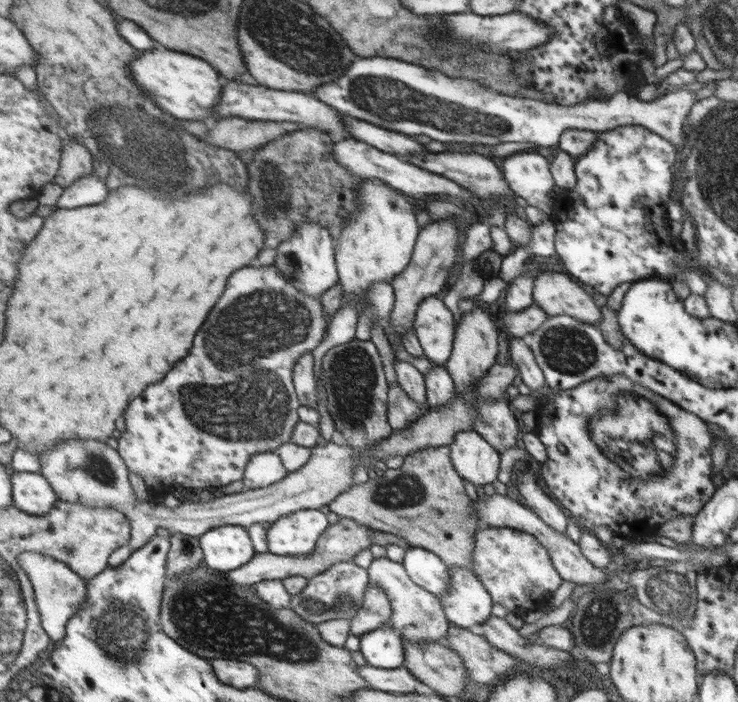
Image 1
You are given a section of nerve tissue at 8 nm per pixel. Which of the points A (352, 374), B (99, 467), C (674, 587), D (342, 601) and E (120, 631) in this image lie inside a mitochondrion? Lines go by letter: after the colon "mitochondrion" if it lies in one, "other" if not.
A: mitochondrion
B: mitochondrion
C: mitochondrion
D: mitochondrion
E: mitochondrion

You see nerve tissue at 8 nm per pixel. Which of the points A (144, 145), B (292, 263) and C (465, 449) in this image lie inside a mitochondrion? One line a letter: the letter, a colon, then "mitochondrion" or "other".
A: mitochondrion
B: mitochondrion
C: other

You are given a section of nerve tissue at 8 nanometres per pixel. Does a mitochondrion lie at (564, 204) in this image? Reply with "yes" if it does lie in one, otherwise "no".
no

